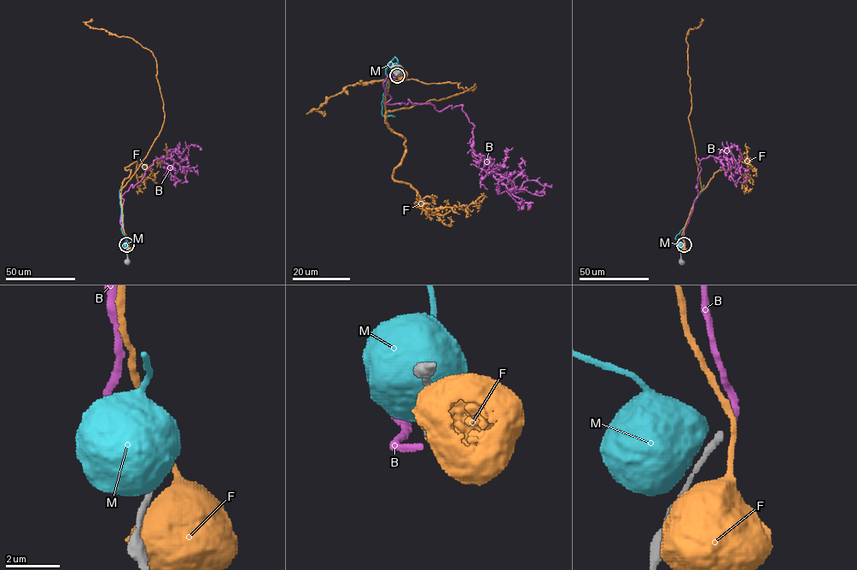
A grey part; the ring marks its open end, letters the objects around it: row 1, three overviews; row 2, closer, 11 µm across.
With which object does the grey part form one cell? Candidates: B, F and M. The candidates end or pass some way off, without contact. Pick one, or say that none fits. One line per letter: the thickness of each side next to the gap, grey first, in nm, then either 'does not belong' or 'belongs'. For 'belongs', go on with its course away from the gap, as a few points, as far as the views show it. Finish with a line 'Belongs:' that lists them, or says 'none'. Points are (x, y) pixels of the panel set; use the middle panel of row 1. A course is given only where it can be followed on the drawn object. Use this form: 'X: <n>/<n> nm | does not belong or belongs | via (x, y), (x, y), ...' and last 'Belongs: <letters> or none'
B: 240/240 nm | does not belong
F: 240/200 nm | does not belong
M: 240/950 nm | does not belong
Belongs: none

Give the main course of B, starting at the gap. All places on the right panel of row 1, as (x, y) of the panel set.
B: (685, 243), (697, 196), (698, 158), (737, 163), (742, 158), (734, 145), (725, 149), (727, 155)

